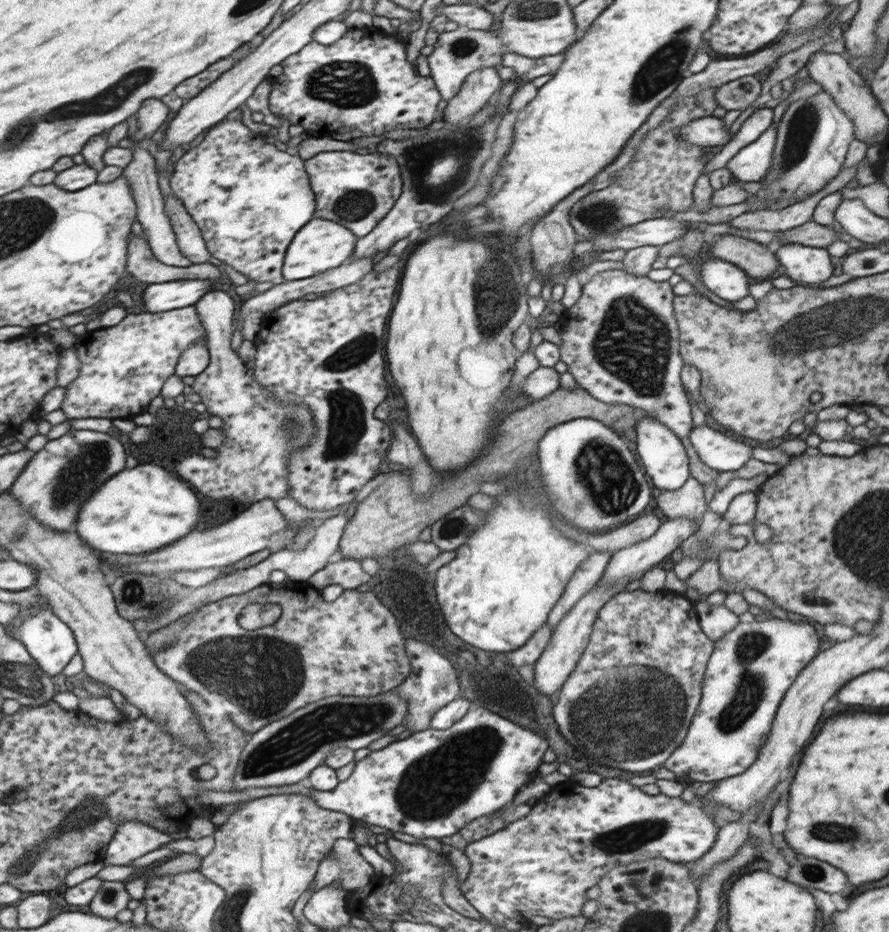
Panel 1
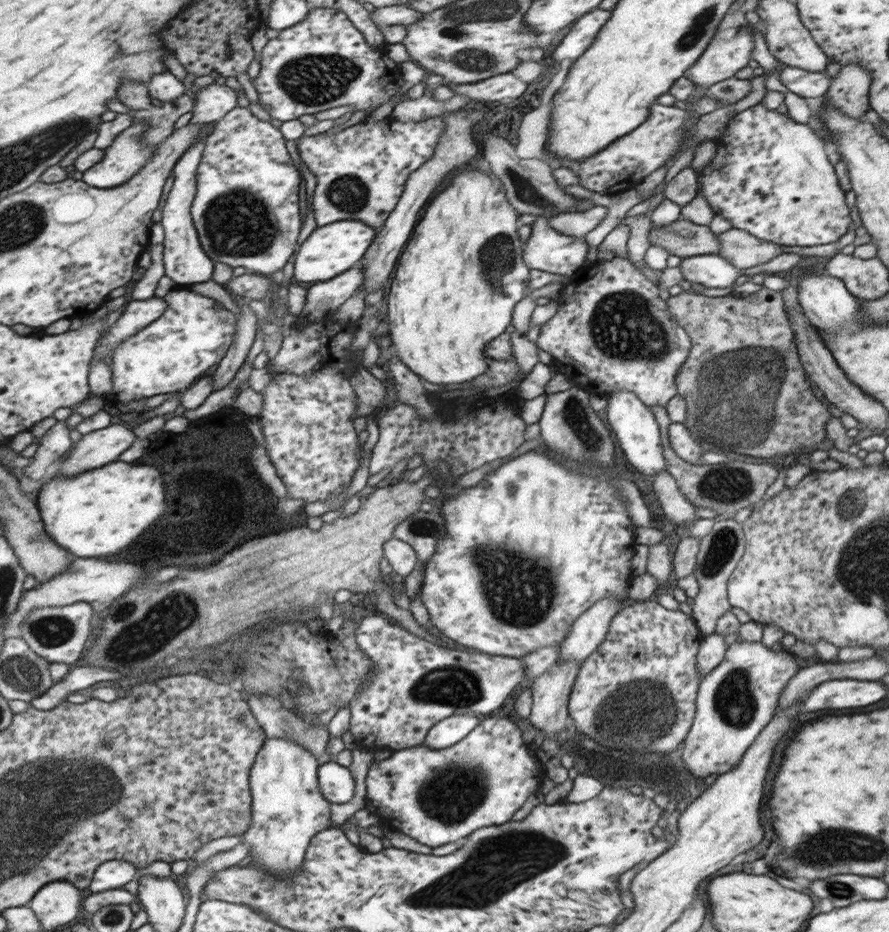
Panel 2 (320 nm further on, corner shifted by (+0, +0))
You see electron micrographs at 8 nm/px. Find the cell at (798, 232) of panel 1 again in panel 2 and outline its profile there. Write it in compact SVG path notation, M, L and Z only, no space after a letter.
M737 228L717 234L717 239L719 240L717 254L740 269L764 264L783 253L782 244L760 240Z

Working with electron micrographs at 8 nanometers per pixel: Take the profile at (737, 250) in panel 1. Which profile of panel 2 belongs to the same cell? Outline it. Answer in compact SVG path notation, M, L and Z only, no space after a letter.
M678 219L664 226L652 225L648 233L652 246L665 248L669 254L689 256L714 253L719 251L719 240L707 226L694 224L688 220Z

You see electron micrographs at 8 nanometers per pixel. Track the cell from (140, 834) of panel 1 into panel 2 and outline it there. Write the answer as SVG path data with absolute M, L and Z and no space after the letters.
M110 859L97 867L88 887L92 893L123 889L136 876L137 868L133 864L125 859Z

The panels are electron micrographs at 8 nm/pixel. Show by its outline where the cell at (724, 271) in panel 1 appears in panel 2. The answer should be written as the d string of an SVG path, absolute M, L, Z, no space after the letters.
M714 253L683 258L679 265L684 279L706 288L726 288L742 275L740 268Z

